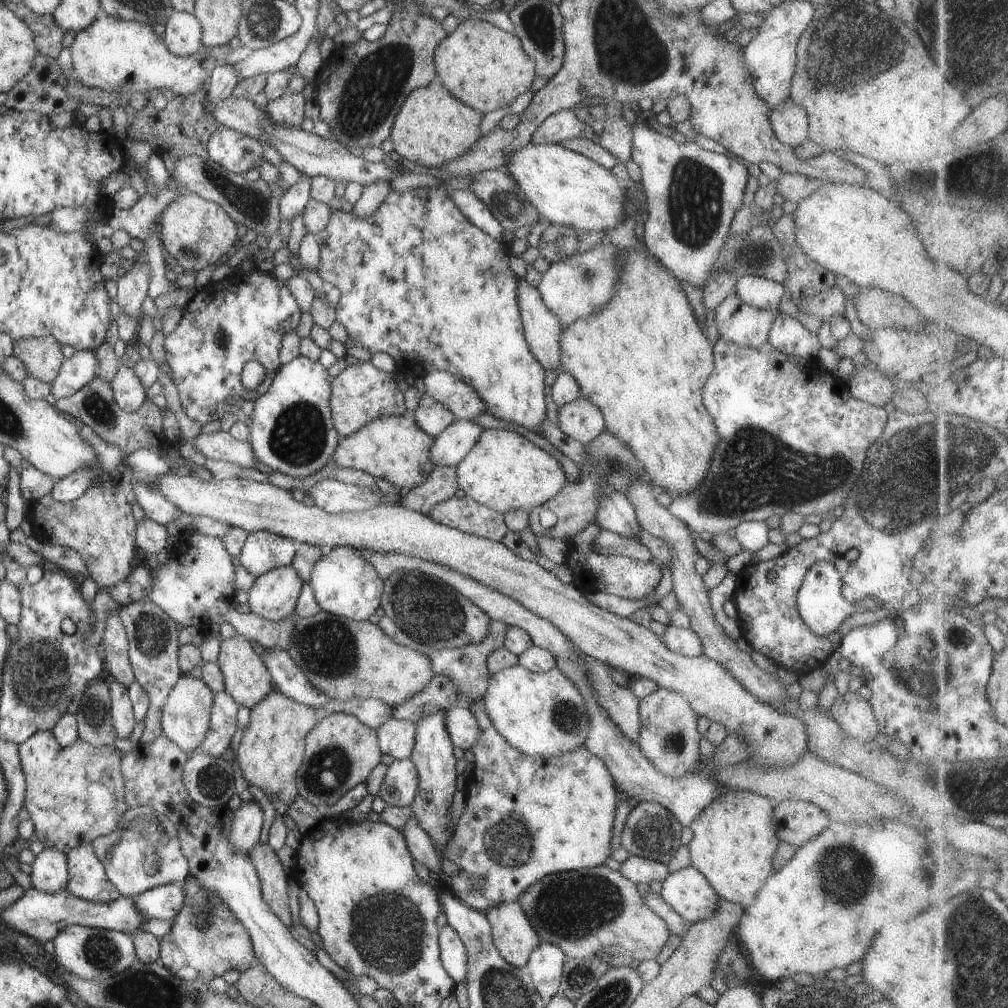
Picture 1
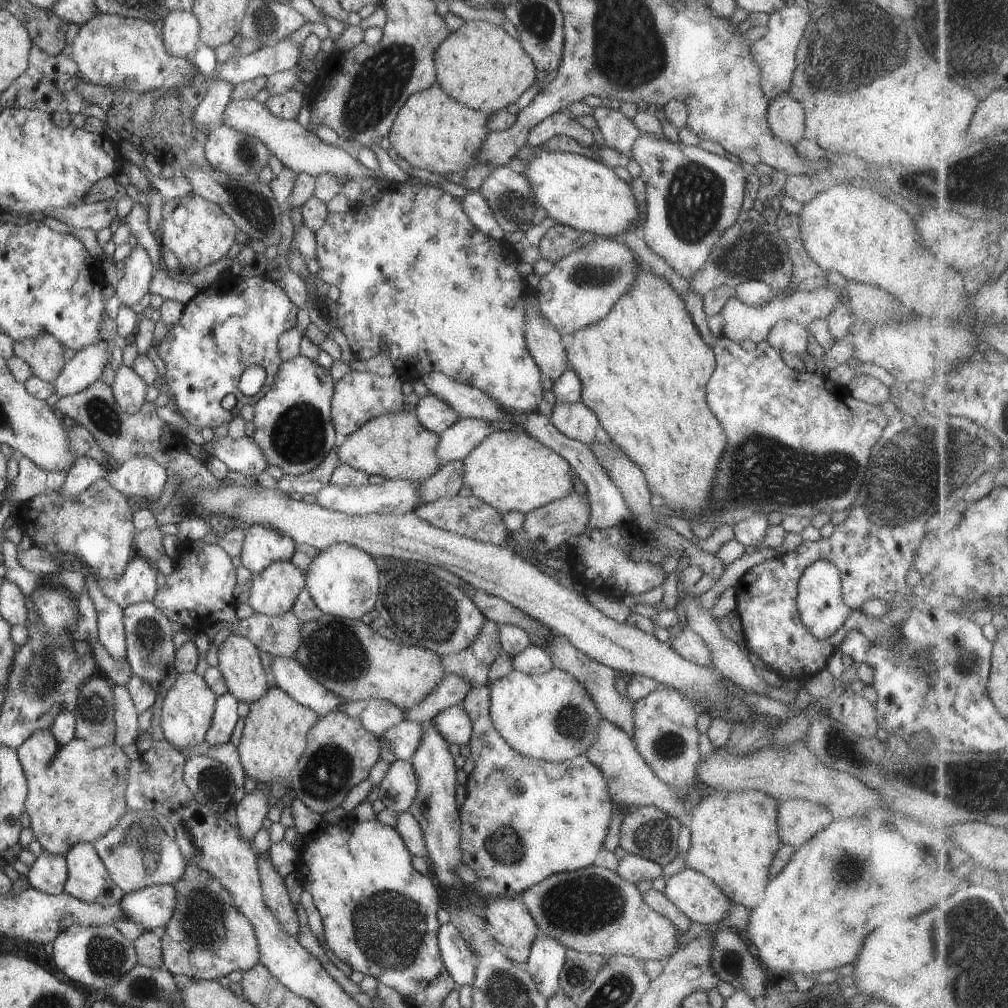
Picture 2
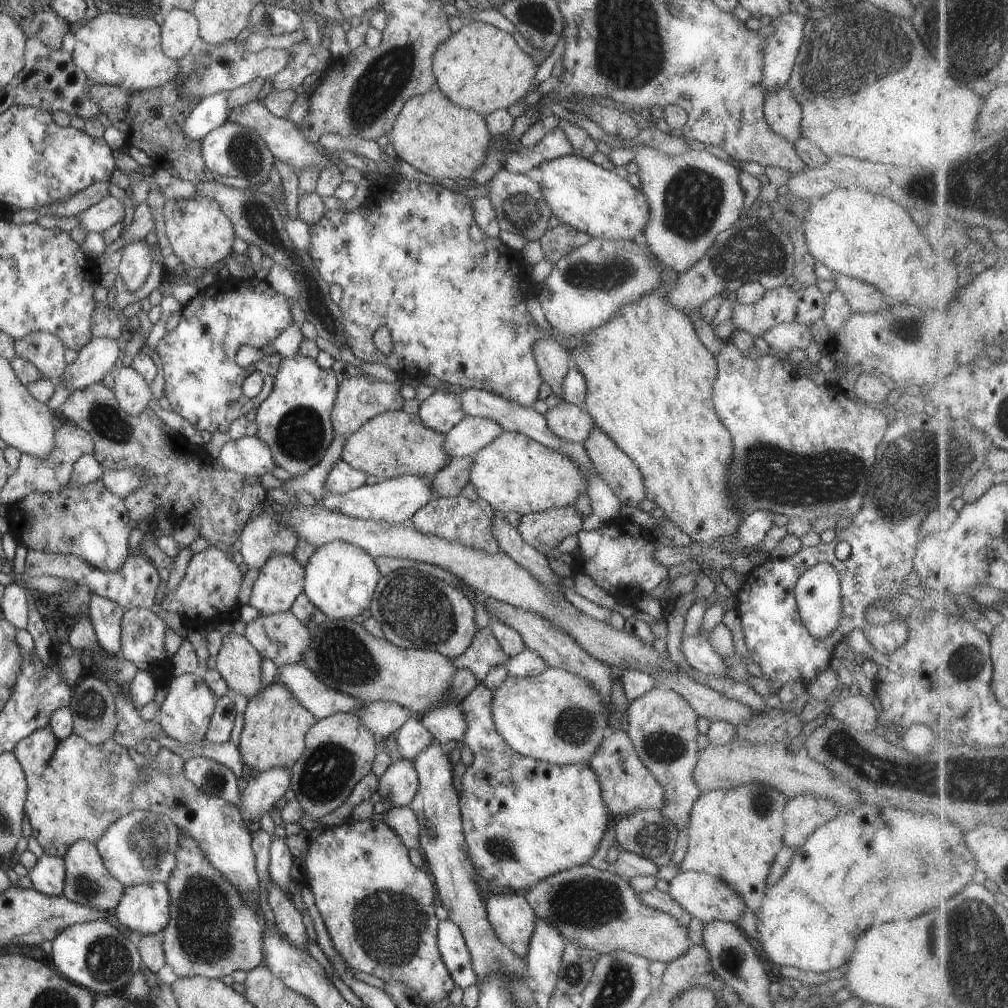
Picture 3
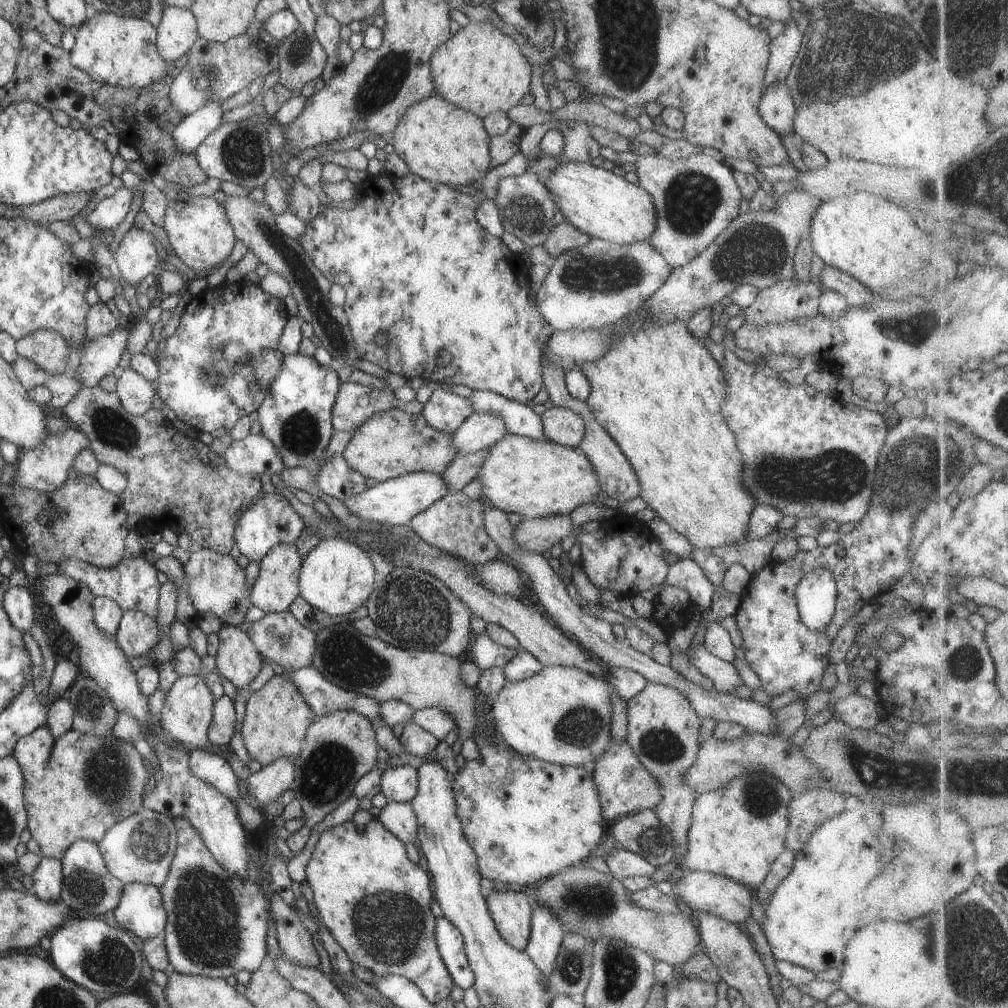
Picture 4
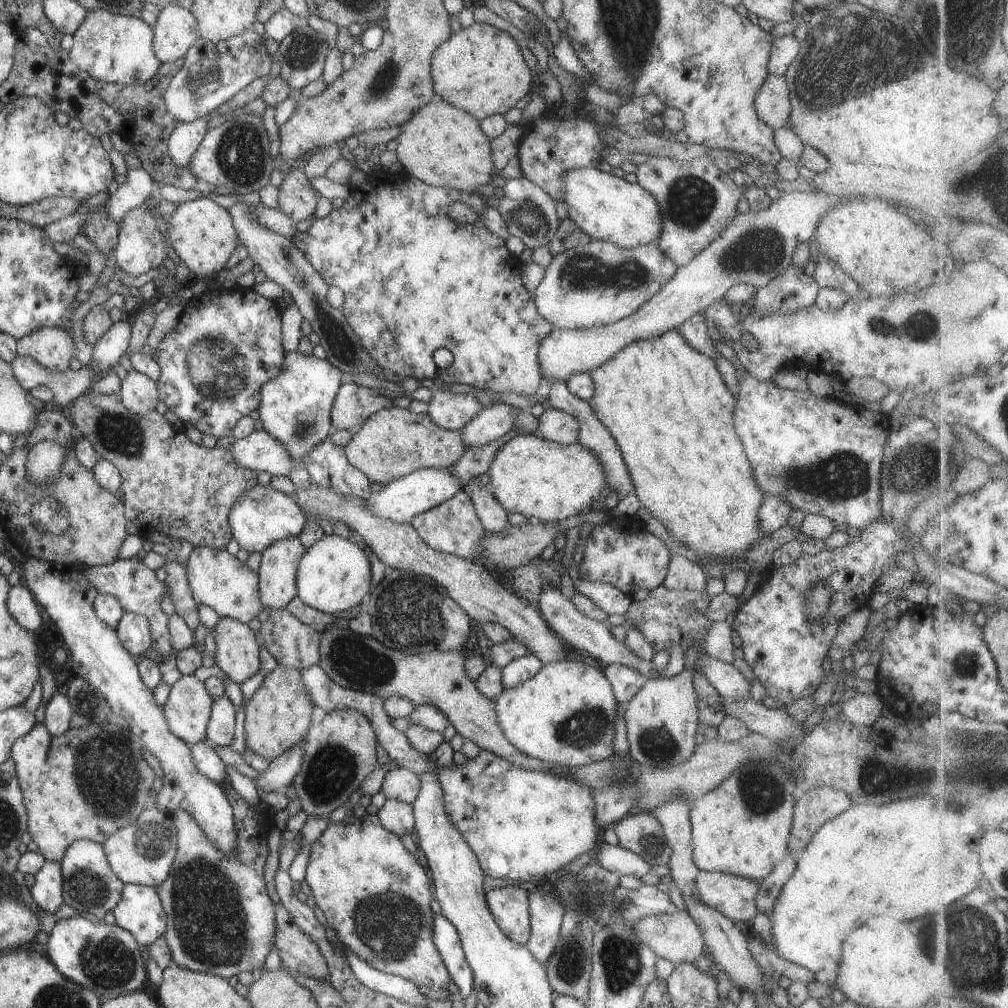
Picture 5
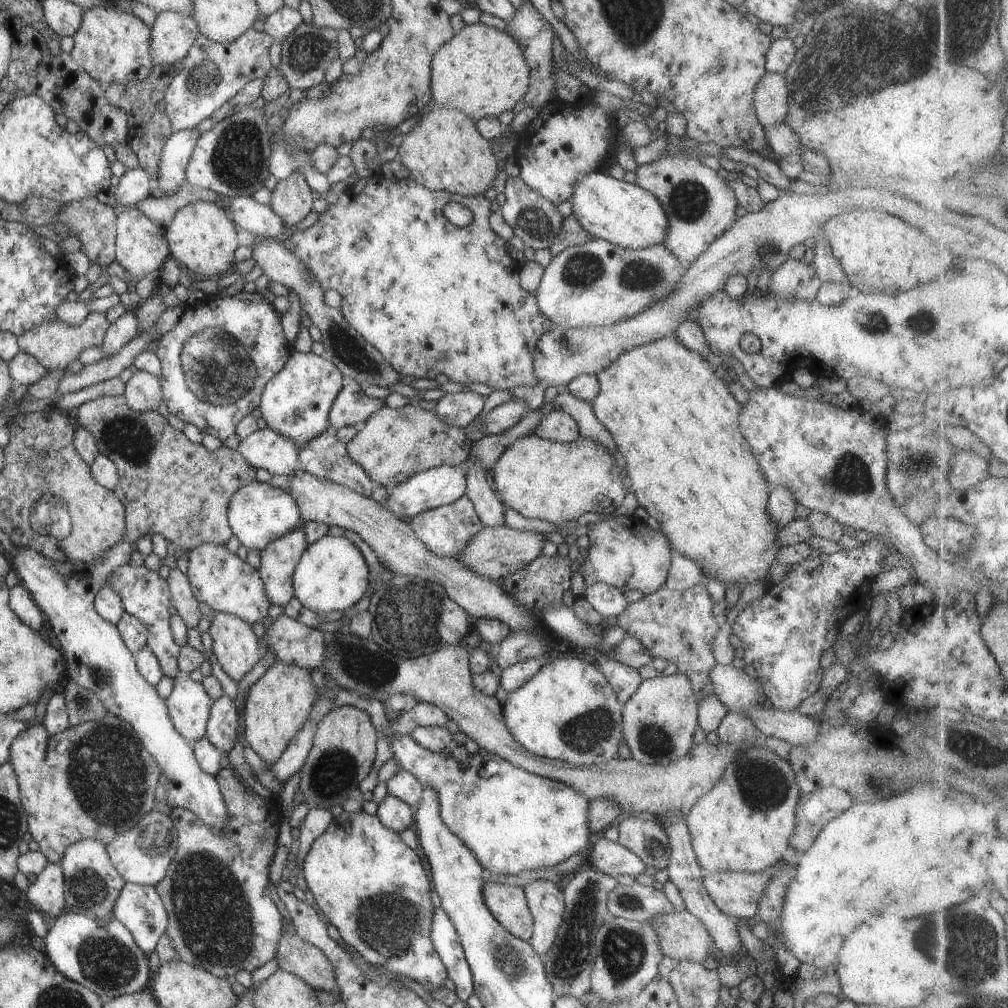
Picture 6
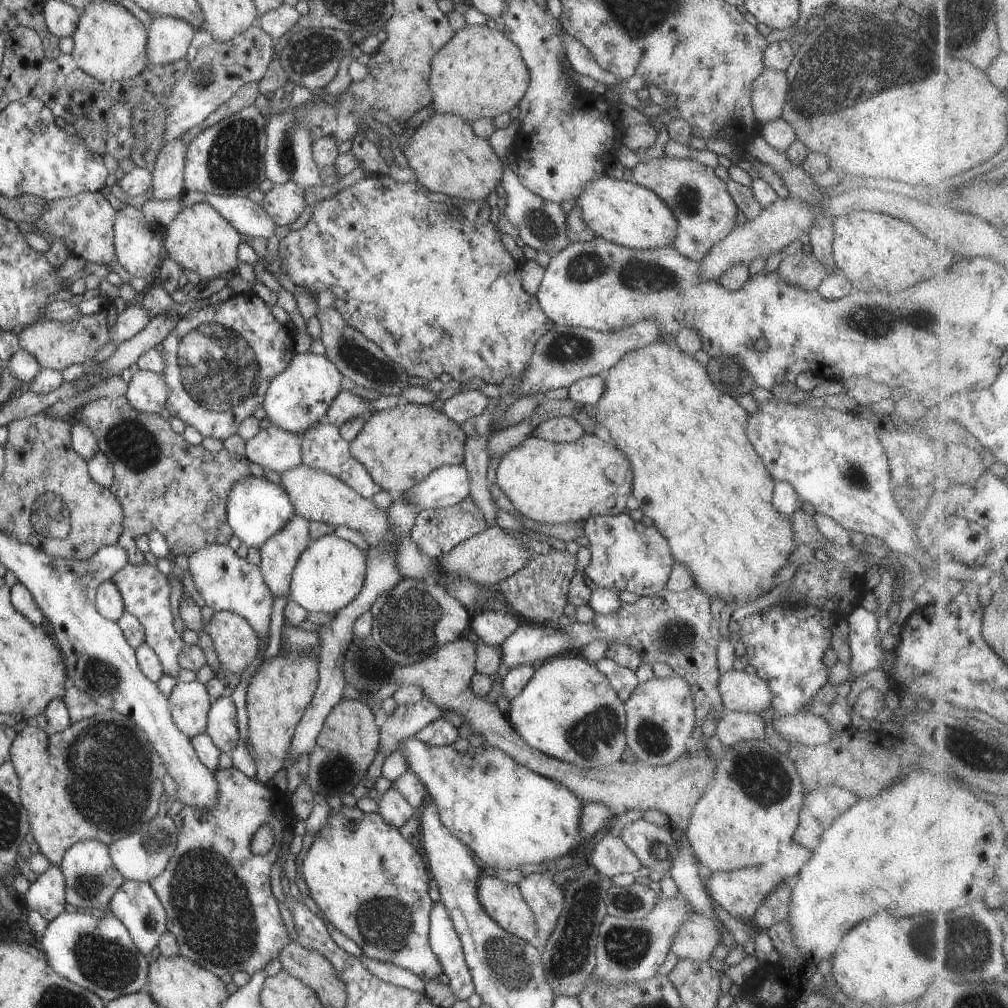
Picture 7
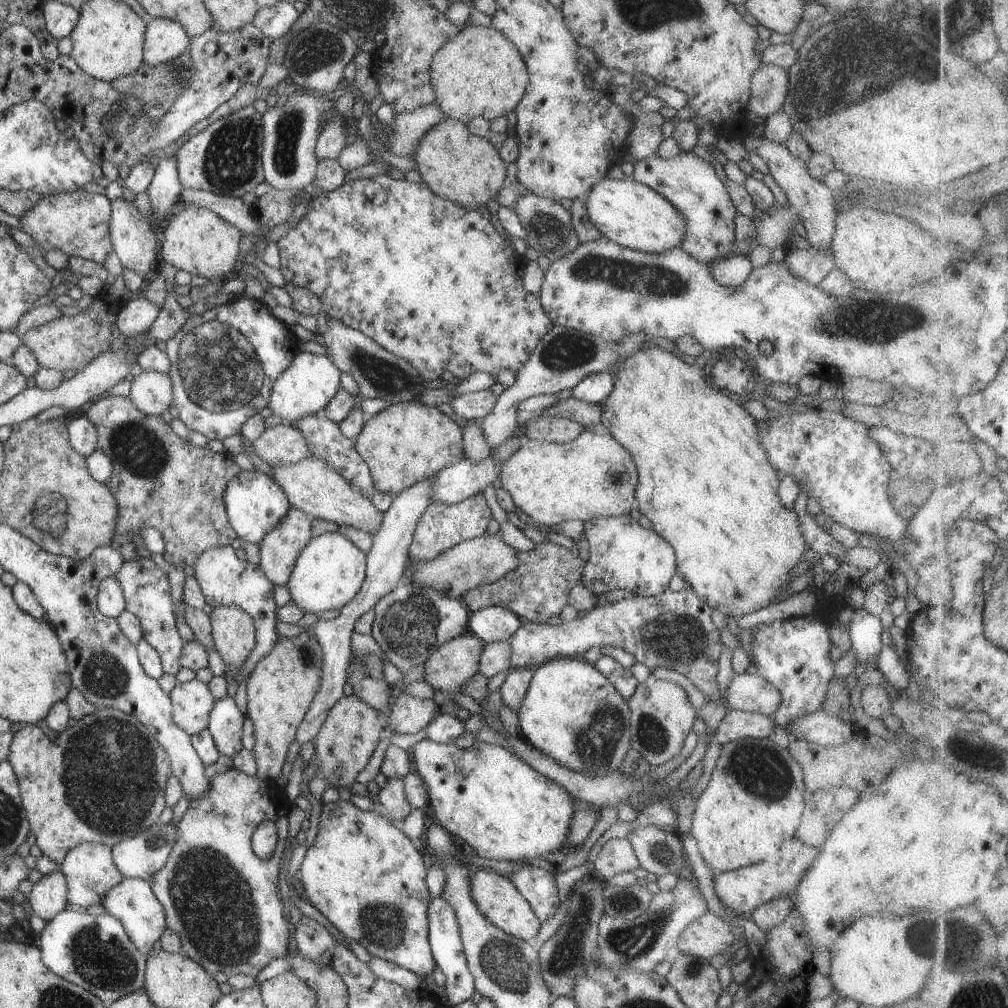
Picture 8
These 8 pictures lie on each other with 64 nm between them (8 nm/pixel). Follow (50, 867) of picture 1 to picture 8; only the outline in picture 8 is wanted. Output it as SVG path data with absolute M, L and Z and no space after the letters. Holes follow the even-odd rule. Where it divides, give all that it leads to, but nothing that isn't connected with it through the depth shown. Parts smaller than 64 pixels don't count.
M56 869L42 875L27 894L30 912L40 917L45 923L51 921L66 905L66 881Z

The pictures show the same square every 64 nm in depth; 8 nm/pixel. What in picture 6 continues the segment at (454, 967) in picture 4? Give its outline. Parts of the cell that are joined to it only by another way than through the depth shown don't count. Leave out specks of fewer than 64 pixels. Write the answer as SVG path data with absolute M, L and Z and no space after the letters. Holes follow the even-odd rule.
M440 907L434 908L429 938L433 950L439 955L445 967L447 978L453 982L457 1000L465 1001L473 992L469 965L465 962L464 950L459 942L455 927Z

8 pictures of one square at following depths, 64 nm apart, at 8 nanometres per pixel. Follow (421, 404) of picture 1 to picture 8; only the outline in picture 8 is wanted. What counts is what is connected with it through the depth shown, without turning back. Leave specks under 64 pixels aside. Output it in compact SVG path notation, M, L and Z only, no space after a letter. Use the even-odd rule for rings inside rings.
M488 389L478 392L467 392L453 397L448 403L453 415L466 421L483 420L496 403L496 396Z

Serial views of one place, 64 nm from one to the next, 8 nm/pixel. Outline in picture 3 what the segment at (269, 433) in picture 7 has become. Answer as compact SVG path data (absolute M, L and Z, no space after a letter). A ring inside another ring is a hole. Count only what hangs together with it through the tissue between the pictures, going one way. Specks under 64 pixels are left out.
M256 435L227 440L221 446L217 462L241 476L260 477L276 467L267 444L263 444Z

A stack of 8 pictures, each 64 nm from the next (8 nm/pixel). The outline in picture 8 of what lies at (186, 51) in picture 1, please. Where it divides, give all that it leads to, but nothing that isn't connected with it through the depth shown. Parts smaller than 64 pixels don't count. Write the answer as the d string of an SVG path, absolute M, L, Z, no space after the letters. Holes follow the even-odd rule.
M154 17L145 28L142 62L147 65L168 62L179 57L189 44L190 37L179 22Z

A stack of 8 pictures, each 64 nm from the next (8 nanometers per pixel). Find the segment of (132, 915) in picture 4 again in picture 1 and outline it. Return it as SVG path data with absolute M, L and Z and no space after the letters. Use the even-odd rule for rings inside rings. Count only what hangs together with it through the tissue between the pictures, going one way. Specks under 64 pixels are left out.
M183 883L157 885L131 897L135 910L147 920L173 919L183 904Z

